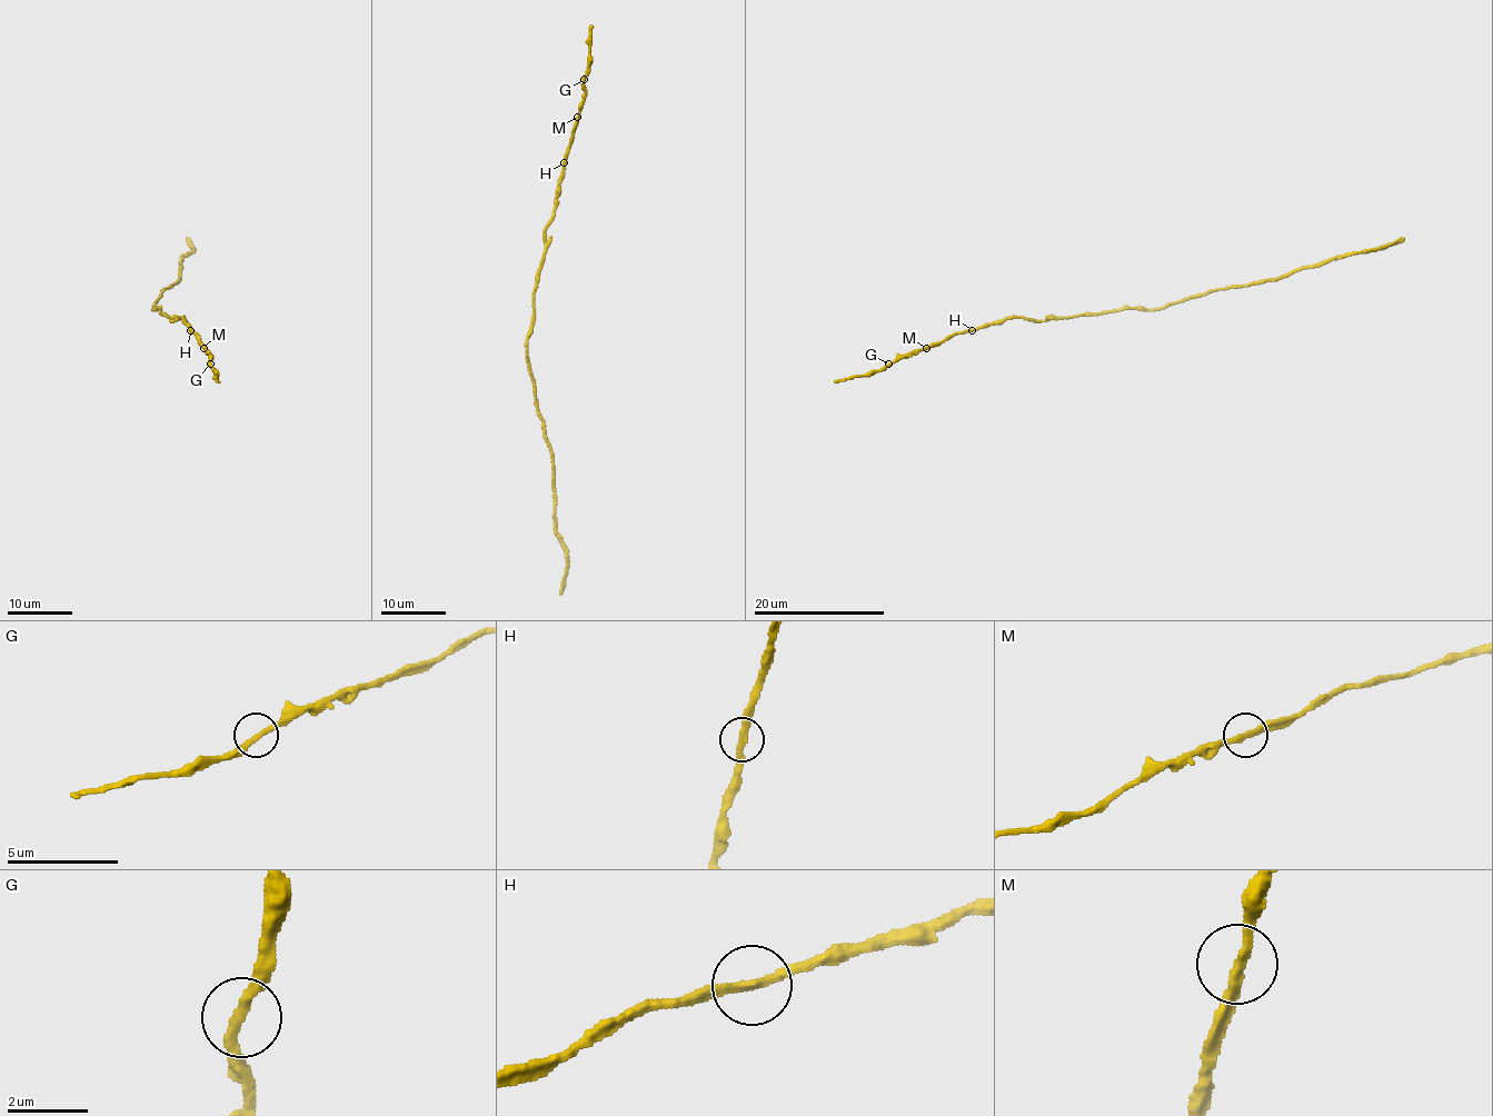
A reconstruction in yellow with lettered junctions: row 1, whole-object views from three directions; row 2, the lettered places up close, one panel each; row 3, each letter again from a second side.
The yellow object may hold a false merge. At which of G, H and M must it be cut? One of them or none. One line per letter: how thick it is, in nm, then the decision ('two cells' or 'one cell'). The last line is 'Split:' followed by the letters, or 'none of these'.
G: calibre 240 nm; one cell
H: calibre 240 nm; one cell
M: calibre 240 nm; one cell
Split: none of these

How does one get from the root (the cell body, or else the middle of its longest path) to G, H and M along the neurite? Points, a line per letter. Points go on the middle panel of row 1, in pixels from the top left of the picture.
G: (534, 308), (537, 271), (545, 250), (545, 228), (553, 215), (556, 189), (576, 128), (584, 97), (584, 79)
H: (534, 308), (537, 271), (545, 250), (545, 228), (553, 215), (565, 162)
M: (534, 308), (537, 271), (545, 250), (545, 228), (553, 215), (556, 189), (577, 117)

